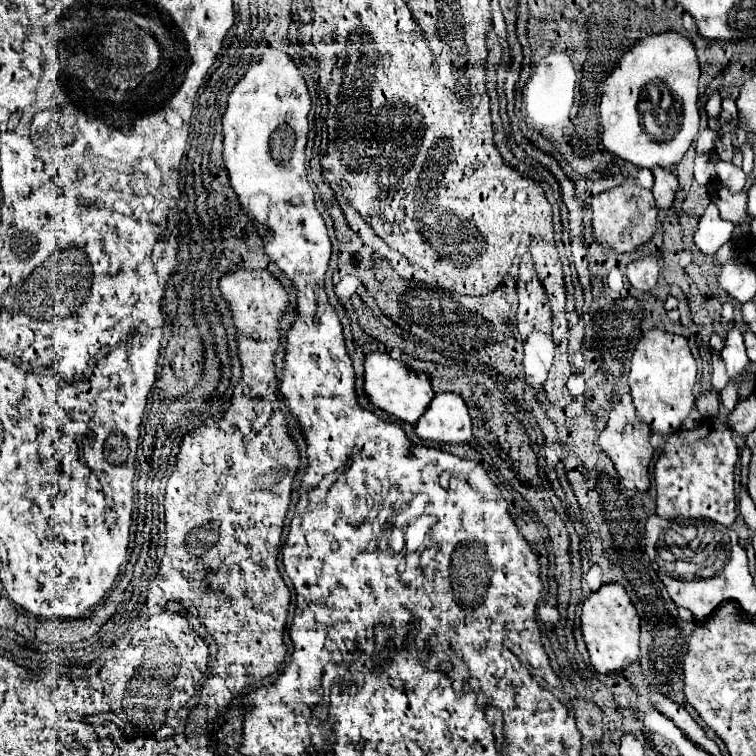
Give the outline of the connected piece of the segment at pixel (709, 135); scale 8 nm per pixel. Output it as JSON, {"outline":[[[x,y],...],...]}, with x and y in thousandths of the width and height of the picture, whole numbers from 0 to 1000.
{"outline":[[[931,169],[923,177],[923,185],[921,185],[921,201],[923,204],[937,204],[944,196],[944,185],[947,185],[947,175],[939,172],[939,169]]]}

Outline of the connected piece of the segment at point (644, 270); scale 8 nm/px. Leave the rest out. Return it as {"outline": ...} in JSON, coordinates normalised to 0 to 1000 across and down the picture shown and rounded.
{"outline":[[[849,339],[828,352],[828,362],[833,376],[841,384],[862,384],[870,373],[870,341],[868,339]]]}

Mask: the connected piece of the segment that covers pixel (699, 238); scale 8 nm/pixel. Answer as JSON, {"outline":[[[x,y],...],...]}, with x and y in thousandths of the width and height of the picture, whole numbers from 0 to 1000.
{"outline":[[[939,267],[923,294],[918,320],[931,336],[947,336],[950,328],[966,317],[968,304],[971,304],[971,296],[958,294],[950,283],[950,272],[944,267]]]}

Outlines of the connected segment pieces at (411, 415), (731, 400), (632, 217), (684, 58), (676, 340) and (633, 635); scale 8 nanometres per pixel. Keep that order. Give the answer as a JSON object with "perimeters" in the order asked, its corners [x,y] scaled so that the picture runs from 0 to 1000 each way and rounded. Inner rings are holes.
{"perimeters":[[[[511,466],[487,468],[481,476],[481,519],[487,521],[492,537],[511,542],[513,548],[524,550],[526,556],[550,561],[556,550],[561,550],[569,529],[577,524],[571,513],[571,500],[563,492],[548,492],[534,479],[521,476]]],[[[971,503],[963,505],[963,511],[952,519],[952,532],[963,540],[963,542],[971,542],[974,532],[976,532],[976,508]]],[[[823,243],[812,246],[791,259],[783,262],[783,299],[786,299],[786,317],[796,325],[810,325],[820,333],[836,333],[854,323],[862,310],[868,307],[868,267],[862,251],[841,246],[841,243]]],[[[884,40],[876,45],[862,45],[854,48],[852,53],[847,53],[841,61],[836,61],[823,79],[817,82],[817,87],[810,93],[810,98],[799,106],[796,111],[796,130],[794,130],[794,164],[796,164],[796,190],[804,201],[810,201],[812,206],[839,217],[839,220],[849,220],[849,222],[865,222],[865,220],[892,220],[902,212],[902,206],[907,204],[907,198],[913,196],[918,180],[923,177],[923,161],[926,161],[926,151],[923,151],[923,103],[926,103],[926,82],[921,74],[921,63],[915,58],[913,50]],[[865,106],[870,106],[870,111],[884,114],[889,130],[894,138],[894,143],[899,143],[899,164],[897,169],[870,169],[870,172],[857,172],[854,164],[849,164],[849,151],[831,151],[833,146],[833,114],[854,114],[854,111],[865,111]]],[[[881,437],[854,439],[836,466],[833,513],[841,537],[844,556],[854,558],[865,574],[886,577],[899,569],[902,558],[918,540],[918,508],[921,508],[921,476],[913,468],[905,444],[886,442]]],[[[799,772],[791,778],[791,783],[783,783],[770,799],[767,823],[770,841],[780,862],[780,876],[794,892],[823,889],[844,870],[847,815],[823,772]]]]}

